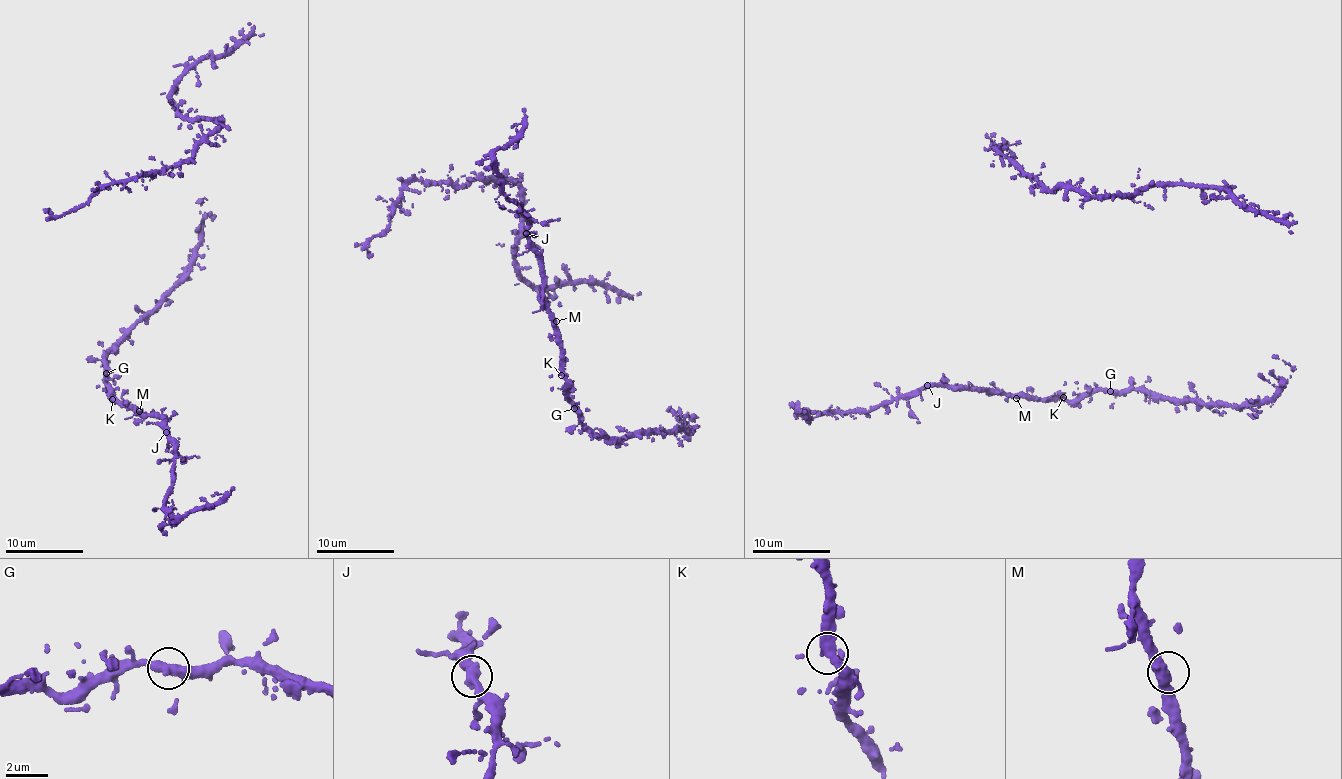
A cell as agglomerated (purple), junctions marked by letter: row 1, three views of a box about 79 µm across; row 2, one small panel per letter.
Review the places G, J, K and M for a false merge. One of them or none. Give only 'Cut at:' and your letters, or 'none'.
Cut at: none

